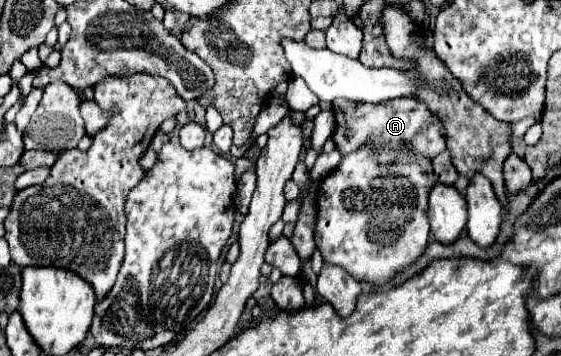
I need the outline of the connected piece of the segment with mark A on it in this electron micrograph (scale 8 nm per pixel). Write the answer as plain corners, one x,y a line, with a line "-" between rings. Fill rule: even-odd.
416,97
392,99
388,103
376,103
376,105
370,103
358,105
348,99
336,99
332,107
336,117
334,141
336,147
342,151
342,155
356,151
360,145
372,145
378,149
380,161
388,163
394,159
394,151
402,151
404,147
416,151
418,155
428,157
436,157
440,151
446,149
446,137
440,119
426,107
424,101
418,101

